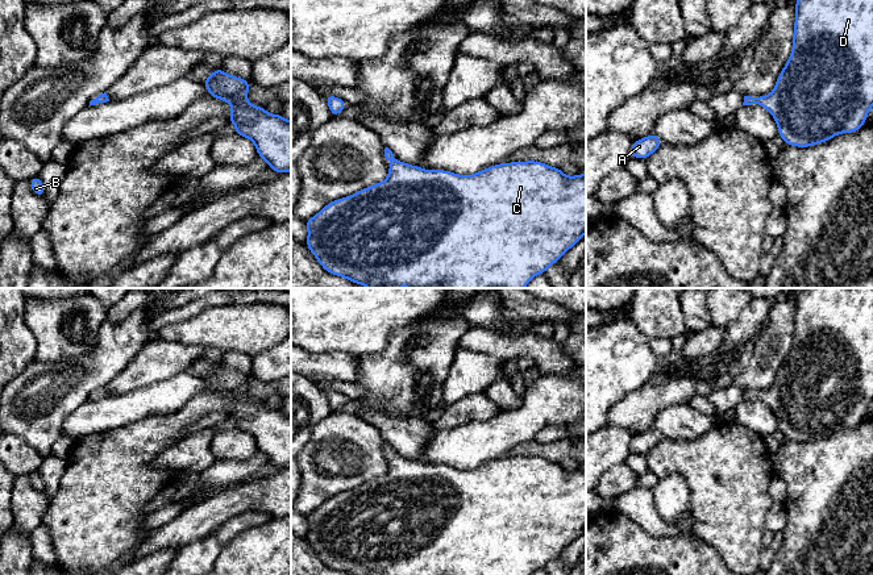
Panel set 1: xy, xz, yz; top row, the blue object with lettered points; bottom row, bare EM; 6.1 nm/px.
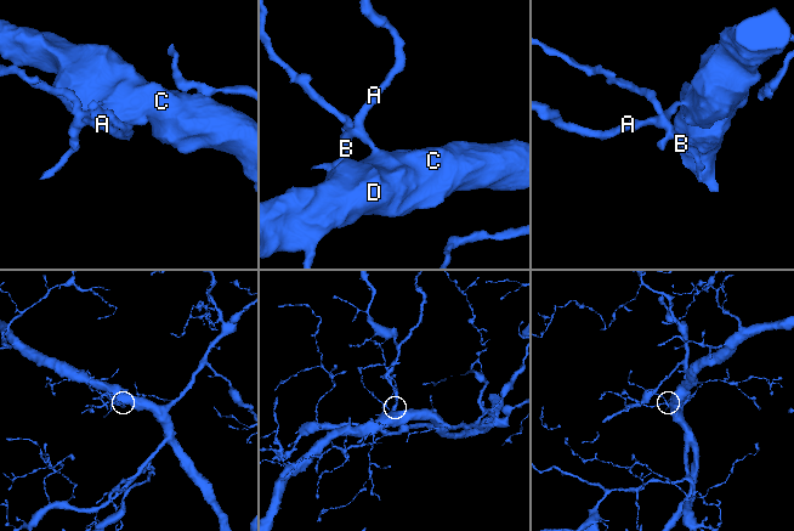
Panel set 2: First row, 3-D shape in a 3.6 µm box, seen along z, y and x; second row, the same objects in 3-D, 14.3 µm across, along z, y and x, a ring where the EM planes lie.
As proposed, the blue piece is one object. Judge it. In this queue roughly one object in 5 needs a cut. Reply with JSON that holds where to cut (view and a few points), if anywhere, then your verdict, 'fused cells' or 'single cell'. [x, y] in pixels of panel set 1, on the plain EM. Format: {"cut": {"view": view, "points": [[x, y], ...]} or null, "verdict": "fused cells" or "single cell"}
{"cut": null, "verdict": "single cell"}

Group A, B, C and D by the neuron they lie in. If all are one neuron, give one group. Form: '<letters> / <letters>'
A B C D

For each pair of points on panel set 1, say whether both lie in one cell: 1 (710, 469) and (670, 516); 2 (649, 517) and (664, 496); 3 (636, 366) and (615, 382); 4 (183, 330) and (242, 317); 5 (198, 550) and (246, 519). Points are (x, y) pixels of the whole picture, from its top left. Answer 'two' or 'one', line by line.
1: two
2: two
3: one
4: one
5: one

